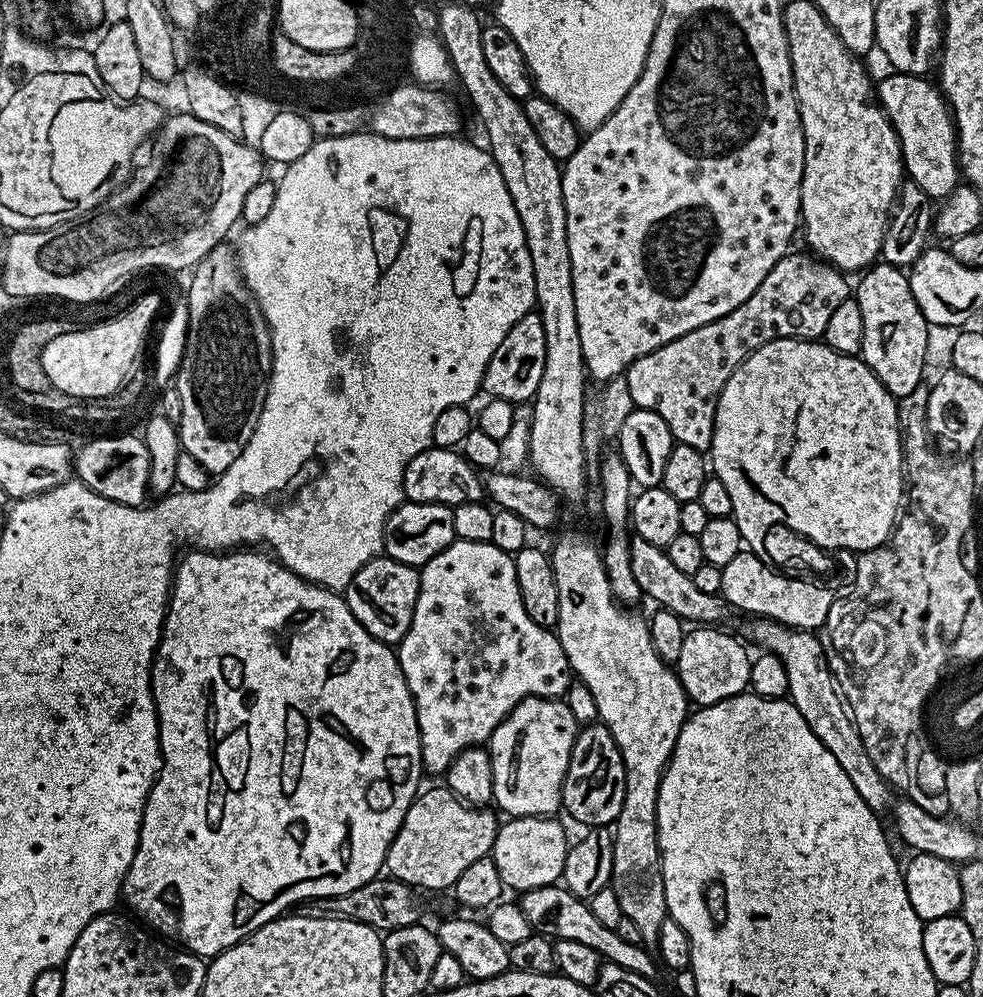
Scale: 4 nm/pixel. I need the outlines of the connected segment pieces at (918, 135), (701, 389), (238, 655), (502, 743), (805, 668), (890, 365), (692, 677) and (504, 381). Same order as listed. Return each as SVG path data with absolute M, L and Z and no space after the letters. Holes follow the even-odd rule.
M893 71L891 75L881 84L879 81L878 103L898 134L907 179L920 187L933 201L943 201L962 180L952 109L948 107L944 93L933 81L931 84L928 78L898 71Z
M789 251L788 255L778 261L774 270L770 270L770 274L762 278L758 290L754 290L754 294L750 294L750 298L742 302L742 306L730 310L730 314L706 326L698 326L698 330L690 330L690 334L682 334L682 338L674 338L674 342L666 342L666 346L658 346L658 350L638 358L628 367L626 379L633 405L658 414L658 418L662 418L662 422L670 426L670 434L675 443L694 446L694 450L707 453L714 438L716 403L730 374L738 370L740 363L754 350L766 346L766 342L791 336L795 340L820 340L826 325L830 323L834 309L850 299L849 277L845 273L833 264L819 258L813 259L807 251L796 251Z
M188 550L185 552L188 553L181 560L179 557L174 568L172 591L168 597L168 607L164 613L164 628L160 631L160 645L156 647L156 656L152 660L152 697L156 703L156 721L160 724L160 772L157 773L156 780L149 788L148 797L144 802L144 813L140 822L140 837L138 838L134 858L130 862L127 874L124 876L122 900L125 900L141 916L139 919L149 929L155 930L161 937L171 938L173 941L179 942L187 951L194 952L201 958L211 958L217 956L225 948L234 946L238 941L244 940L263 924L269 924L277 916L287 913L291 909L288 908L291 904L300 904L303 900L326 899L325 901L327 901L329 898L346 898L350 894L350 890L358 890L358 886L368 884L381 875L388 848L396 837L396 831L402 826L406 810L416 799L418 789L421 787L420 731L416 725L416 707L412 701L408 683L404 681L397 653L389 645L382 643L380 640L375 640L364 629L358 622L358 618L354 618L354 614L348 609L348 603L345 602L343 595L337 594L331 588L322 588L318 584L311 584L309 580L304 580L298 574L294 574L290 569L285 568L279 560L260 550L225 550L222 552Z
M527 696L522 702L510 710L510 714L492 732L491 740L487 741L488 753L492 755L492 773L494 786L492 798L495 807L509 817L547 816L559 813L562 808L562 789L564 776L568 772L568 763L572 747L576 741L578 721L570 714L567 699L550 696Z
M752 618L747 621L748 636L765 653L777 656L786 666L786 678L788 679L788 696L796 709L806 718L810 730L838 758L838 766L846 770L846 778L854 782L854 790L870 806L870 810L877 814L891 809L894 804L894 789L887 778L878 774L878 766L870 762L870 754L866 754L866 746L862 742L862 734L858 734L856 724L845 705L844 697L838 691L838 685L830 675L828 656L820 645L819 635L808 630L787 628L779 624L777 620L765 620ZM893 795L893 796L892 796Z
M877 262L860 278L860 285L854 288L854 298L862 310L862 359L890 395L899 398L910 394L921 387L923 381L920 379L928 356L928 319L918 310L908 276L901 269Z
M696 626L685 635L682 654L674 661L684 692L693 705L717 704L731 696L739 696L749 687L753 657L728 632L716 626Z
M530 310L502 338L498 350L494 350L494 358L484 371L482 392L485 397L494 400L505 400L513 406L531 401L538 390L538 382L542 382L542 366L546 366L546 330L542 330L542 318L539 311Z

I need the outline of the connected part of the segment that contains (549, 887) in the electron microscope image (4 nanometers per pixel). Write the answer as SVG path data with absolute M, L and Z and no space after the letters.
M559 883L547 884L541 888L531 888L519 897L518 903L537 933L543 934L553 941L582 942L582 946L590 946L590 950L597 952L607 963L622 966L650 981L657 979L657 957L653 953L651 956L648 953L651 951L645 945L626 942L625 939L618 936L615 928L602 926L602 922L598 922L598 918L594 918L594 910L590 910L588 901L579 900L574 894L570 894L568 888Z

